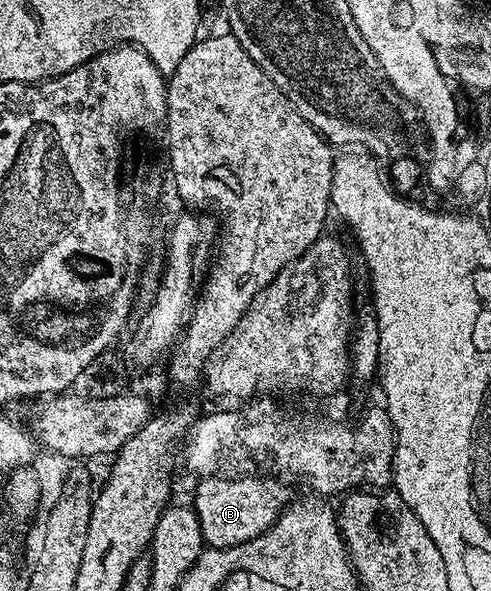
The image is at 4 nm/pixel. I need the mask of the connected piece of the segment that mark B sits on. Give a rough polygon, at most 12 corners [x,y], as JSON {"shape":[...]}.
{"shape":[[203,478],[205,546],[264,534],[289,504],[283,480]]}

